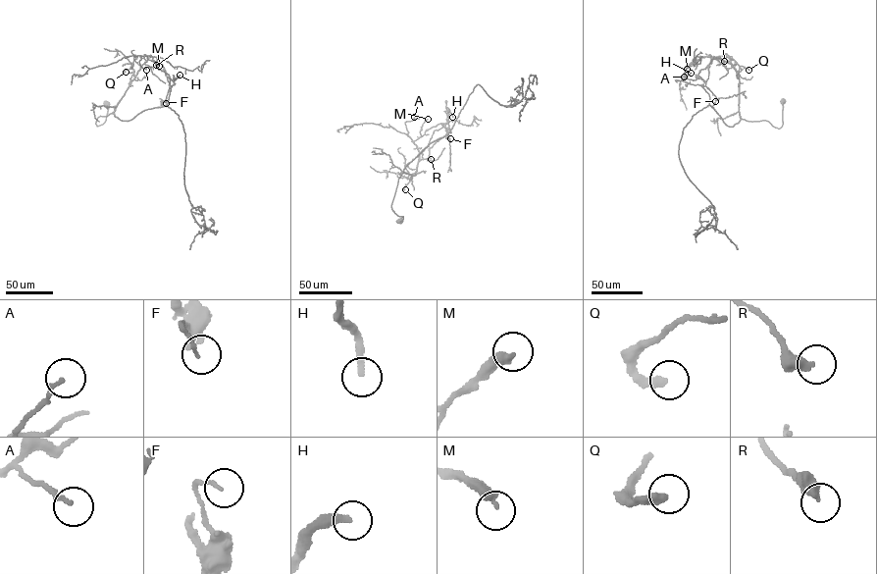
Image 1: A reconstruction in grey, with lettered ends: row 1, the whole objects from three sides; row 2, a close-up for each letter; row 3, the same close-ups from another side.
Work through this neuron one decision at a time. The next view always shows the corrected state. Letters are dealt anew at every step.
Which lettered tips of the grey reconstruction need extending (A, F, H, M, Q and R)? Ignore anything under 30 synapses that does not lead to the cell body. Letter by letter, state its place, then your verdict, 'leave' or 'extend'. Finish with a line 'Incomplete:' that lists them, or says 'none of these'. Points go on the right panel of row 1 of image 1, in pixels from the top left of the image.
A: at (684, 77); leave
F: at (715, 101); leave
H: at (691, 73); extend
M: at (687, 69); leave
Q: at (748, 70); leave
R: at (724, 61); leave
Incomplete: H

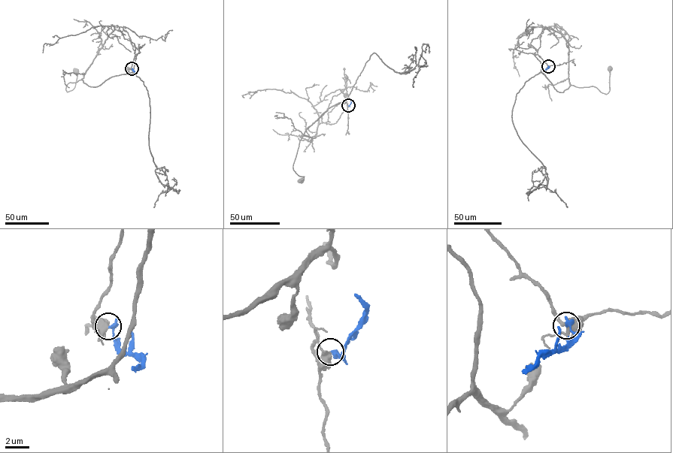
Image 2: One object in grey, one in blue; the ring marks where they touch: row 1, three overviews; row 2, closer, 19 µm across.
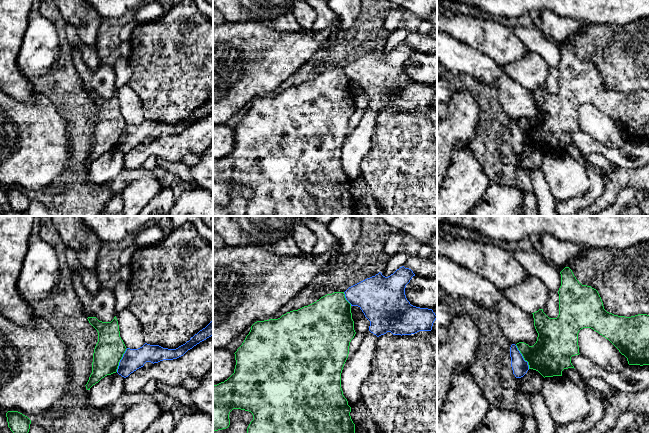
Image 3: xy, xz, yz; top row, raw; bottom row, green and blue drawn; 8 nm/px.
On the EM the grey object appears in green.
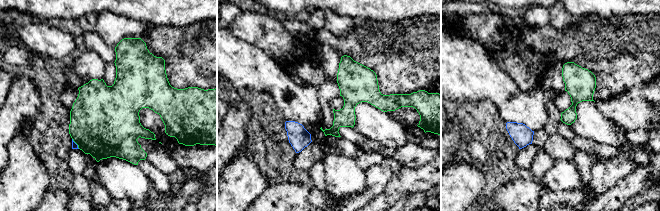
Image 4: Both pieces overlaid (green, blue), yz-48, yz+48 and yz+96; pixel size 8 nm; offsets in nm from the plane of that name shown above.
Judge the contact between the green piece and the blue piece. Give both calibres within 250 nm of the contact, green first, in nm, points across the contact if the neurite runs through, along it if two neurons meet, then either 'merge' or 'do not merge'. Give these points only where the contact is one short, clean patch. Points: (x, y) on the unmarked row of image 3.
calibres 320 and 130 nm; border yz (515, 121), (529, 144); do not merge

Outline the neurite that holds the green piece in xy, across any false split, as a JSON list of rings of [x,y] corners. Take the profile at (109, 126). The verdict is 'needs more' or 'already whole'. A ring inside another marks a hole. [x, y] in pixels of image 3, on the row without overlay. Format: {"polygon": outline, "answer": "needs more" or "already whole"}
{"polygon": [[[116,92],[111,98],[102,98],[96,93],[87,95],[98,108],[98,118],[93,129],[92,149],[85,161],[86,165],[90,166],[102,154],[117,148],[119,138],[127,124],[120,113]]], "answer": "already whole"}

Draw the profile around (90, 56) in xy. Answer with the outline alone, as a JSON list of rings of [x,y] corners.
[[[66,23],[66,33],[69,44],[72,48],[76,48],[80,51],[82,59],[87,67],[91,70],[97,70],[101,63],[97,49],[83,43],[75,28],[69,23]]]

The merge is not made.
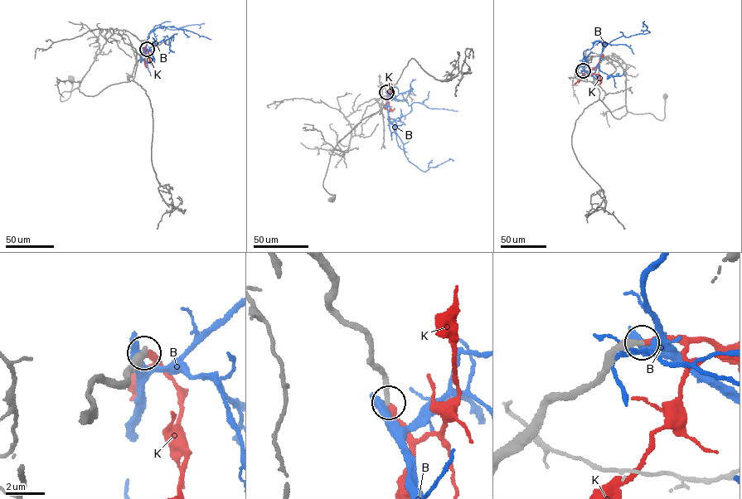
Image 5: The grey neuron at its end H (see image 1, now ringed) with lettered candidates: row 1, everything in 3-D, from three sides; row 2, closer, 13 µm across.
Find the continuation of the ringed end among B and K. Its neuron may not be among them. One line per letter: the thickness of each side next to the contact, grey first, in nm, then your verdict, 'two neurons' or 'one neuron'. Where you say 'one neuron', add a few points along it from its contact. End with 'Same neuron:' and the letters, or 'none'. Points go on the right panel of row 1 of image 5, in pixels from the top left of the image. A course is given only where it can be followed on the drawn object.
B: 280 nm thick on the grey side, 600 nm on the other; two neurons
K: 280 nm thick on the grey side, 280 nm on the other; one neuron; it runs (583, 70), (594, 69), (600, 56), (603, 57)
Same neuron: K

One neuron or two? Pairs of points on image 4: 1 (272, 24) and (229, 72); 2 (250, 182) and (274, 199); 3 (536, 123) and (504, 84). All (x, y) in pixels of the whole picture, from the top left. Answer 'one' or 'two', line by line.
1: two
2: two
3: one

